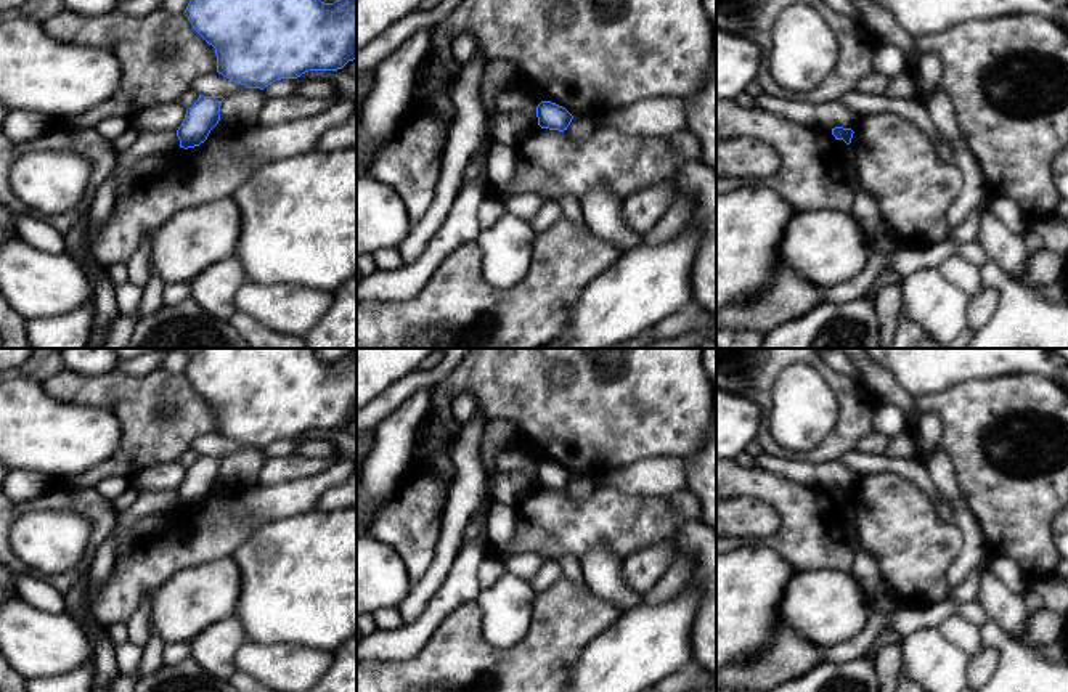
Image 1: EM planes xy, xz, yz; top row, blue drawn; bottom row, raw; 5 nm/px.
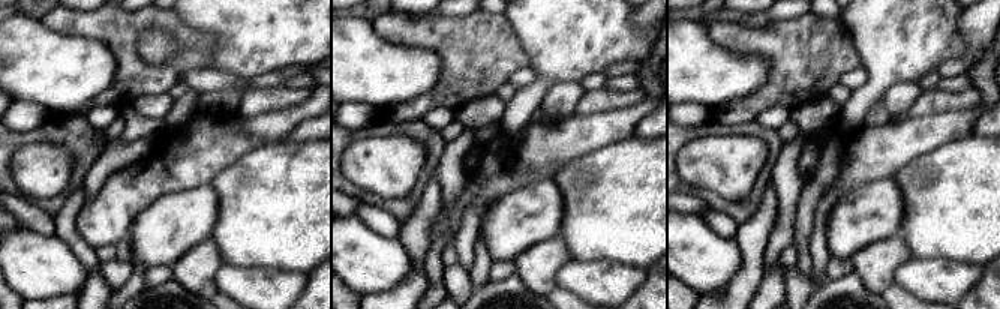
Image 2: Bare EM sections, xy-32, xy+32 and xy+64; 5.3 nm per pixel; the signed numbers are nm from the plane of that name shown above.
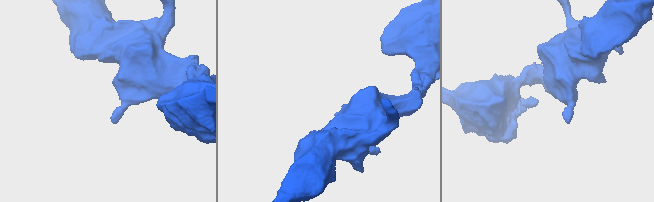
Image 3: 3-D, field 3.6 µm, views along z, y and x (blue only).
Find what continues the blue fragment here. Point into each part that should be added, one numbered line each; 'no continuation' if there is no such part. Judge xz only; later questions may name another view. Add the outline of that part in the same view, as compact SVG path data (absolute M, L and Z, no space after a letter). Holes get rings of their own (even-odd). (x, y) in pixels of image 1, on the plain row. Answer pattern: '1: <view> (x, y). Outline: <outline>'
no continuation

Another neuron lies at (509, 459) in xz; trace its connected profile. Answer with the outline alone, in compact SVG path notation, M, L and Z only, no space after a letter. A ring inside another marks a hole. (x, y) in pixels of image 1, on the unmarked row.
M504 448L496 453L495 458L496 472L511 474L511 472L535 472L535 467L528 459L516 448Z

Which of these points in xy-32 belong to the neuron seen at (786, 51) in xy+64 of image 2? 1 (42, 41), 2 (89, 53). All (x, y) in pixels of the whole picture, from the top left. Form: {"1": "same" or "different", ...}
{"1": "different", "2": "different"}

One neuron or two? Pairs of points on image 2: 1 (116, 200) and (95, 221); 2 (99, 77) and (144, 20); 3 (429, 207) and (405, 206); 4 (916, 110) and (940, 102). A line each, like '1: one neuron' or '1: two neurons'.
1: one neuron
2: two neurons
3: two neurons
4: one neuron

